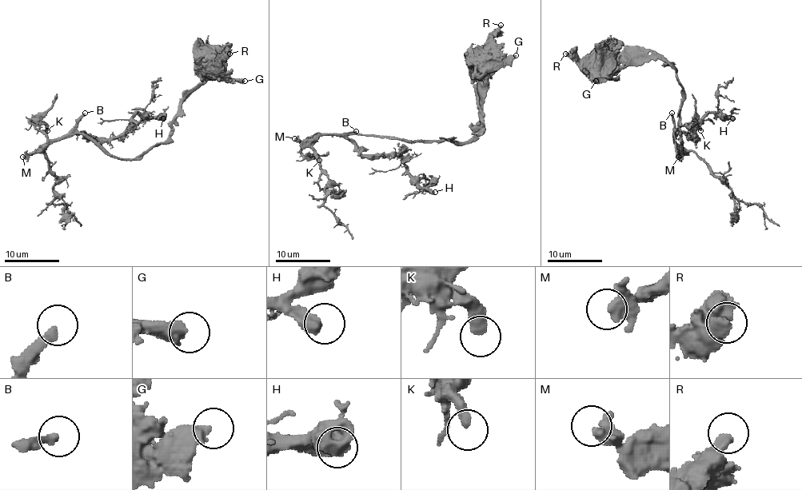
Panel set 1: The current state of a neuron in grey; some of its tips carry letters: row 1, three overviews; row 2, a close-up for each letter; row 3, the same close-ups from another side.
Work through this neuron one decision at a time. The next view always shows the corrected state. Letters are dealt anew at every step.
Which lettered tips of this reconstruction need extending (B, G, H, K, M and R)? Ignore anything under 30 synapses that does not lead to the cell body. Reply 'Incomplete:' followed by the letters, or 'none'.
Incomplete: B, H, M

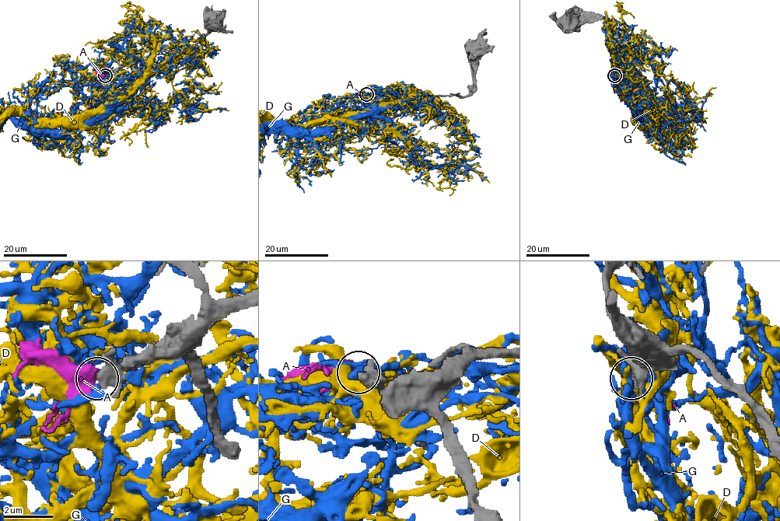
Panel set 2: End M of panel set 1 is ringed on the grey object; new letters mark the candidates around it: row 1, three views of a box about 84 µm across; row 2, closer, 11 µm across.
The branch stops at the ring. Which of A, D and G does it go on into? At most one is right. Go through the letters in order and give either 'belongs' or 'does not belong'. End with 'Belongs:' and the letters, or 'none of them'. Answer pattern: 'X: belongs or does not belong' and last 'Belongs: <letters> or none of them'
A: belongs
D: does not belong
G: does not belong
Belongs: A

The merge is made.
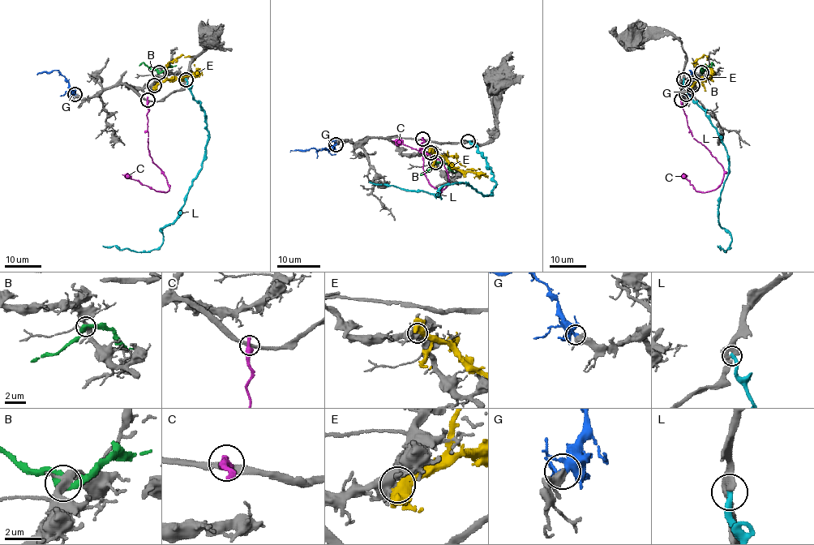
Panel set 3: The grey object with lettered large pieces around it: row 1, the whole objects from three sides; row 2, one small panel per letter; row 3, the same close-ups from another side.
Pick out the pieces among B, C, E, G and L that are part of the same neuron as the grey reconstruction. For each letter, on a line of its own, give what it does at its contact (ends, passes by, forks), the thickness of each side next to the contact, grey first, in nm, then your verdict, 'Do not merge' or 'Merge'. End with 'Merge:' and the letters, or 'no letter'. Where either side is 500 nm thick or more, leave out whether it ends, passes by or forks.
B: It passes by. Thickness 440 nm (grey) against 440 nm. Do not merge
C: Thickness 280 nm (grey) against 500 nm. Do not merge
E: It forks there. Thickness 360 nm (grey) against 360 nm. Do not merge
G: It forks there. Thickness 400 nm (grey) against 260 nm. Merge
L: It ends there. Thickness 320 nm (grey) against 360 nm. Do not merge
Merge: G

